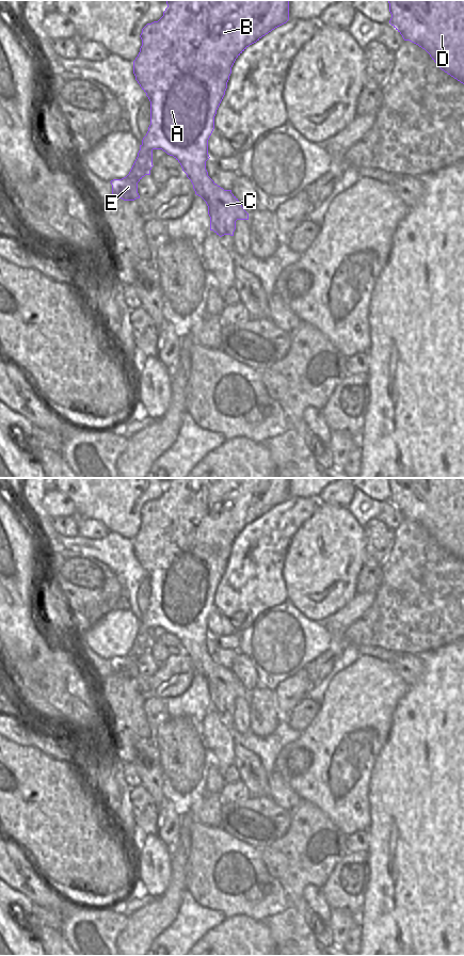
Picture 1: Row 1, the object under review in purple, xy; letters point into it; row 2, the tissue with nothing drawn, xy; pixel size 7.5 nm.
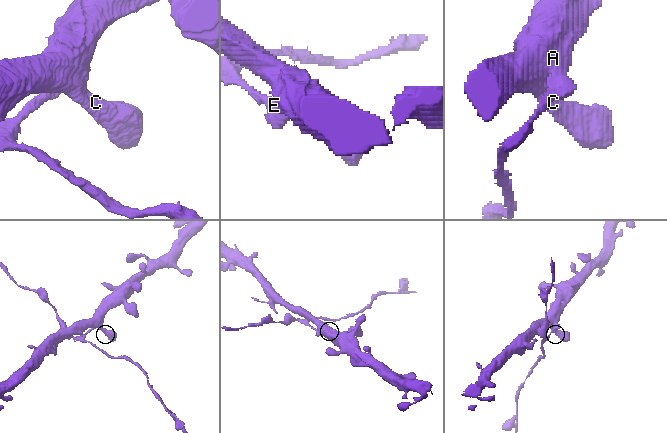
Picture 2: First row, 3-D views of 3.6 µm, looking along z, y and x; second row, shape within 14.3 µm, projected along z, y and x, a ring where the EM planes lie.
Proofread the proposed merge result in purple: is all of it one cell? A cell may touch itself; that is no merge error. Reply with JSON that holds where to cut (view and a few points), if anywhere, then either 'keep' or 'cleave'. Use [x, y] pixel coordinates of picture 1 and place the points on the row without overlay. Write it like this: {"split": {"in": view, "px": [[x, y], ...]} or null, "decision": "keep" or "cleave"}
{"split": {"in": "xy", "px": [[142, 622], [152, 627]]}, "decision": "cleave"}

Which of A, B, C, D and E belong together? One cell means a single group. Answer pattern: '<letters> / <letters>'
A B C D / E

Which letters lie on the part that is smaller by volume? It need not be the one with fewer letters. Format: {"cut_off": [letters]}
{"cut_off": ["E"]}

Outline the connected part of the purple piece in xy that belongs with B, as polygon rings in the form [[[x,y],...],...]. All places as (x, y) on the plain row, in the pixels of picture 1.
[[[167,478],[163,494],[147,501],[140,513],[142,524],[133,539],[135,558],[150,579],[150,603],[142,623],[147,627],[162,627],[173,634],[191,658],[195,672],[208,684],[210,708],[220,715],[234,714],[237,698],[249,698],[231,668],[218,664],[206,648],[208,618],[214,607],[214,594],[225,573],[231,545],[236,537],[252,522],[289,498],[290,478]]]

